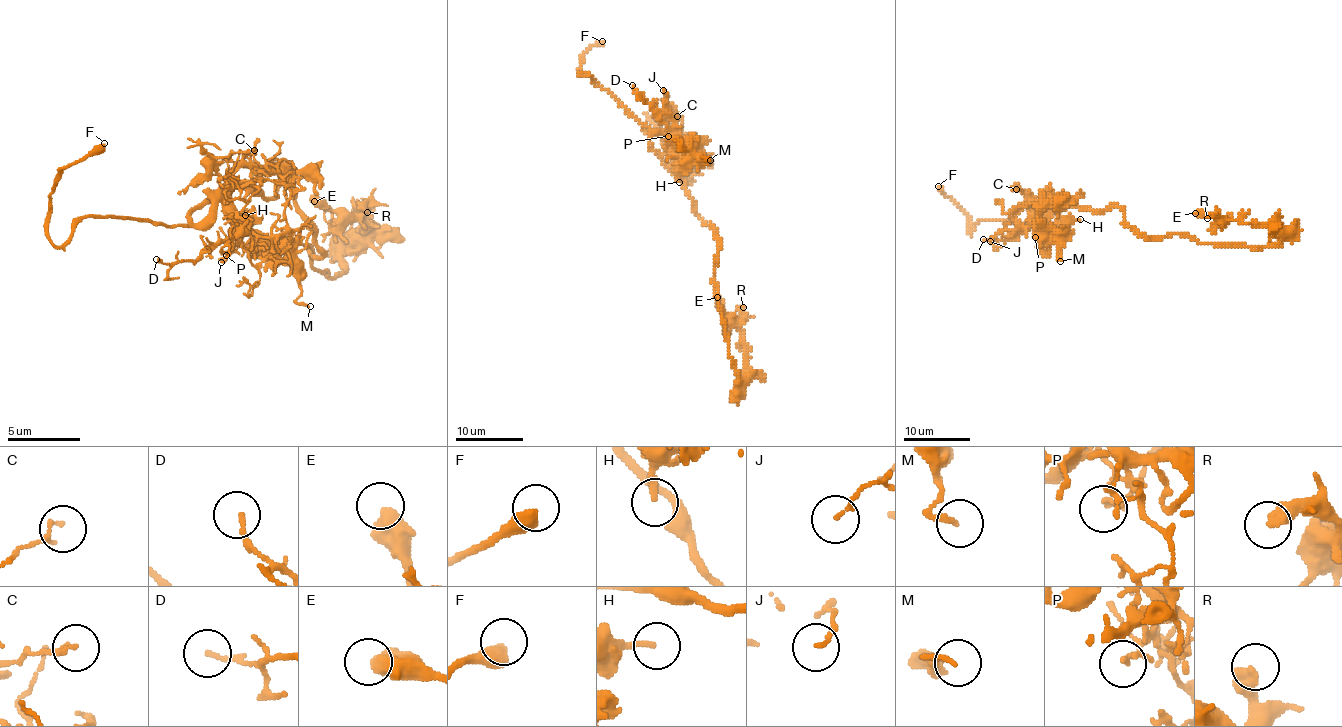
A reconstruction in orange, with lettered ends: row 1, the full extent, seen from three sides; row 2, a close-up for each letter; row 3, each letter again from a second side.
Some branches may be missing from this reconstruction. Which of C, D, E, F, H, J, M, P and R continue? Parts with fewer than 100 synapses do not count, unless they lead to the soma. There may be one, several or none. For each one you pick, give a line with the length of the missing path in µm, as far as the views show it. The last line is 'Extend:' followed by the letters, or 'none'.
F: missing 50 µm
Extend: F

